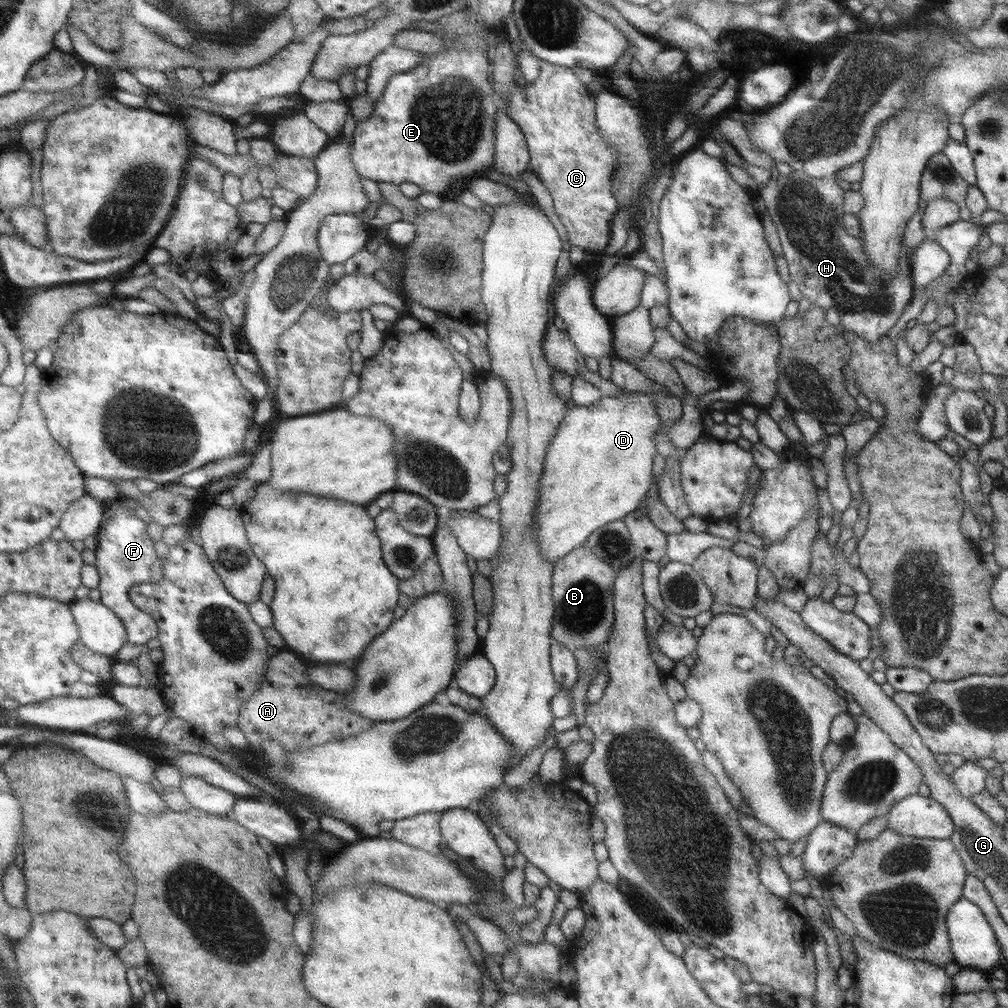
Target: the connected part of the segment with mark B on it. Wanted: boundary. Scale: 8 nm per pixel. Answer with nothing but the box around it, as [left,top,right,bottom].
[551,543,617,652]

